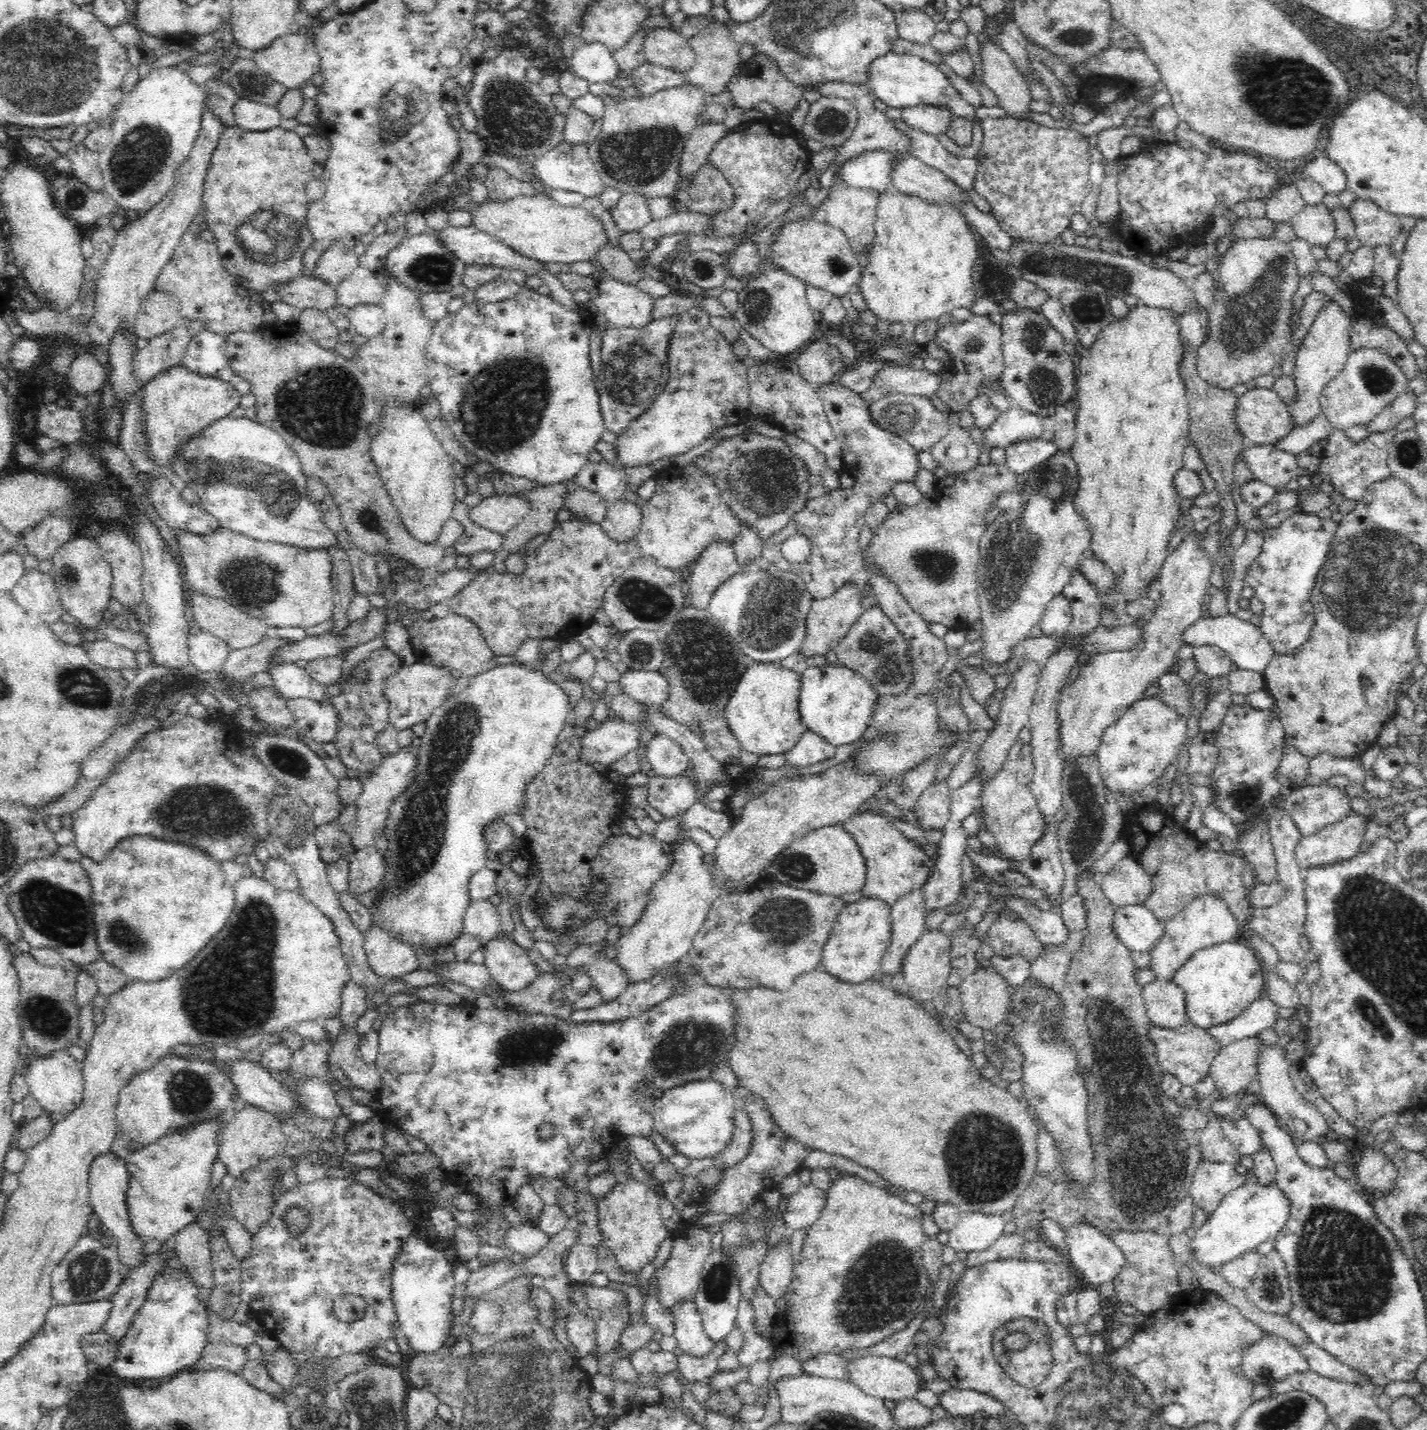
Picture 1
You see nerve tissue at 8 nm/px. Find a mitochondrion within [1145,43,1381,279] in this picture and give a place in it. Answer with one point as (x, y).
(1274, 89)

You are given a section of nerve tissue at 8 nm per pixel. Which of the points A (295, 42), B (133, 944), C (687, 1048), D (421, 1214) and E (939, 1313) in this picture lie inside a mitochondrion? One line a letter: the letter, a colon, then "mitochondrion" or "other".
A: other
B: mitochondrion
C: mitochondrion
D: other
E: other

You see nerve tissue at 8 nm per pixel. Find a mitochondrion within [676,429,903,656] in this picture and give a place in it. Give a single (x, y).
(763, 483)

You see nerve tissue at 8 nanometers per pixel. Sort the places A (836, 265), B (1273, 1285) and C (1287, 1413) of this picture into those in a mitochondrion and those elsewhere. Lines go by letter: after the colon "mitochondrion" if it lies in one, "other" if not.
A: mitochondrion
B: mitochondrion
C: mitochondrion

